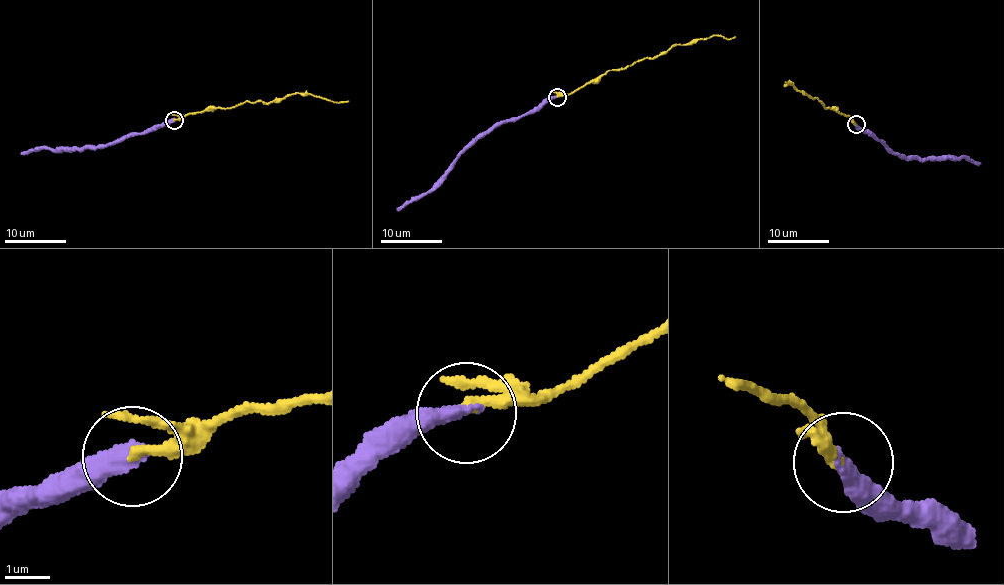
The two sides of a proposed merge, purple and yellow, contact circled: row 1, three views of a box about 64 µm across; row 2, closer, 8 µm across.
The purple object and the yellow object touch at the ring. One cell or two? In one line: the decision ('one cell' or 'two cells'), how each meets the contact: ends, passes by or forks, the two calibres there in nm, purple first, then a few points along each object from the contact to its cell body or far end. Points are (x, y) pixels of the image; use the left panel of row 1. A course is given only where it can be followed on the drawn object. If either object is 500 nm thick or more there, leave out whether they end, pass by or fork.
two cells; purple ends there; yellow ends there; 440 nm thick on the purple side, 260 nm on the other; purple runs (173, 120), (79, 151), (35, 149), (20, 154); yellow runs (173, 120), (233, 108), (244, 102), (278, 102), (290, 93), (348, 100)

